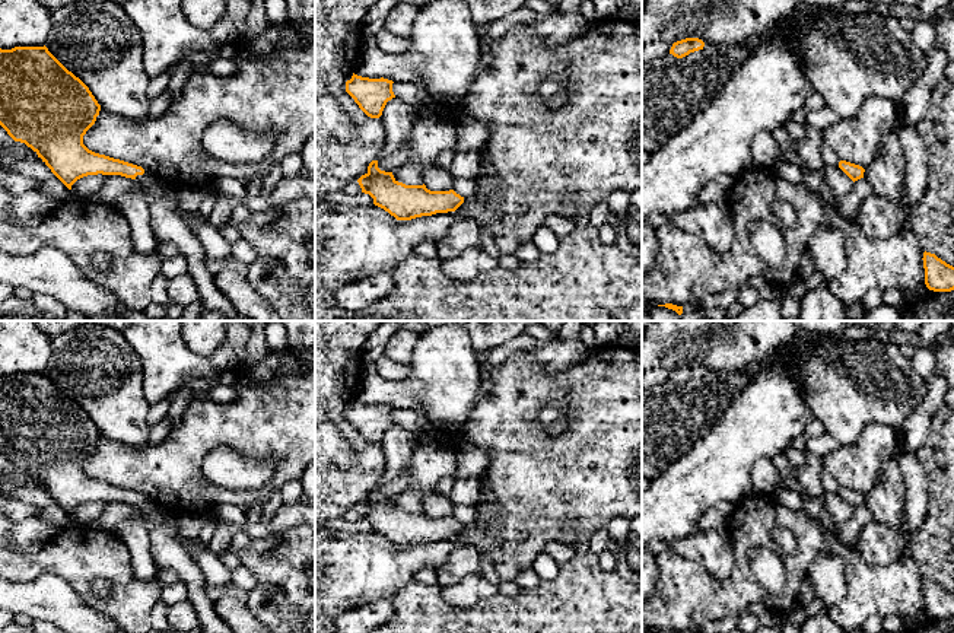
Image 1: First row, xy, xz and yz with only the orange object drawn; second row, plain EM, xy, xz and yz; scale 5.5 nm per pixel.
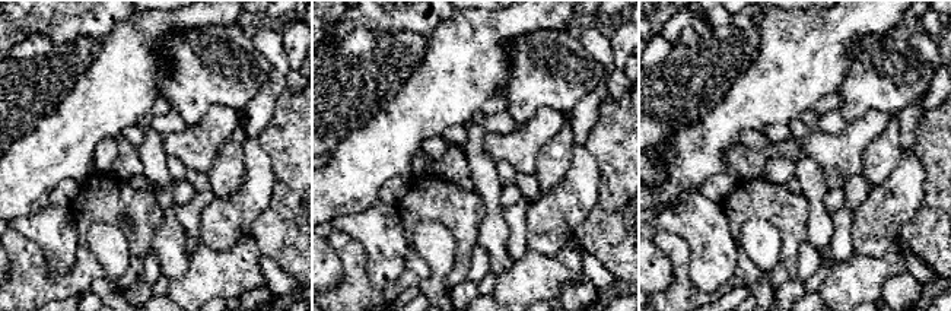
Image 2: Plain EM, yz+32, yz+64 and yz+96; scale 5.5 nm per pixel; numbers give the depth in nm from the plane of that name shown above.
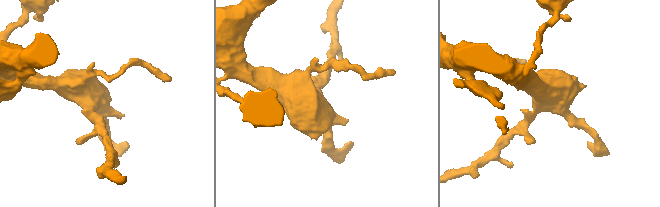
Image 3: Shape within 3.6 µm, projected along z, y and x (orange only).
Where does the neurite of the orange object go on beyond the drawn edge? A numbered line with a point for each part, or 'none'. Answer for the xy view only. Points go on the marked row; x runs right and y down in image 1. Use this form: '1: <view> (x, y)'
1: xy (167, 223)

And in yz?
none

